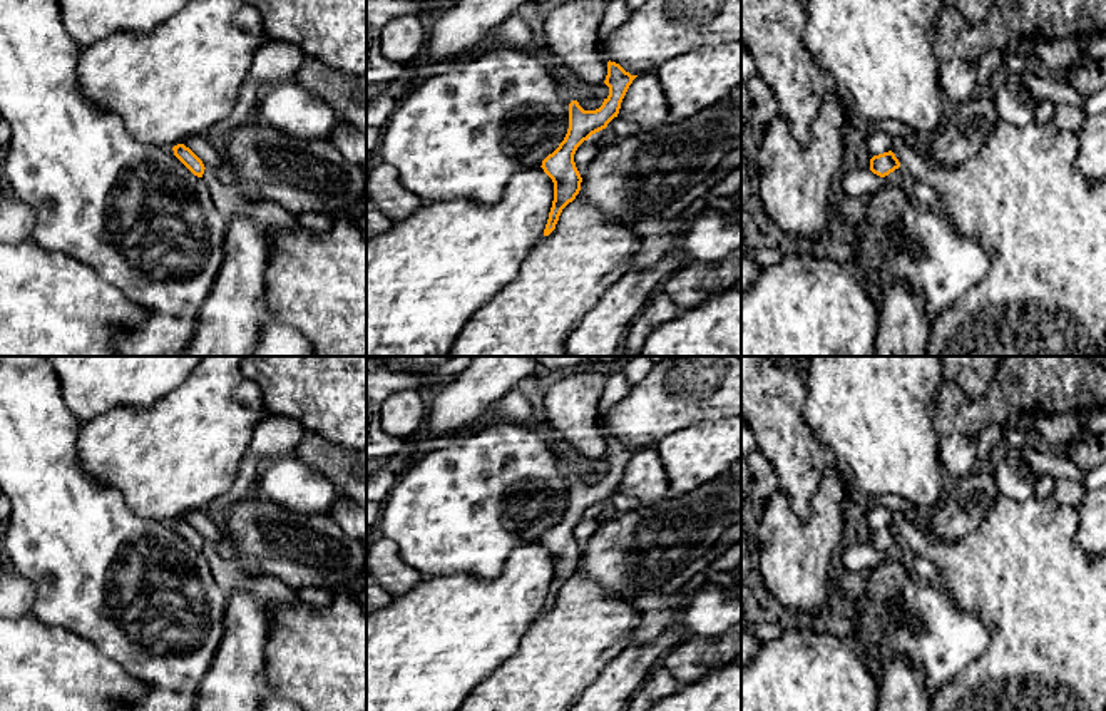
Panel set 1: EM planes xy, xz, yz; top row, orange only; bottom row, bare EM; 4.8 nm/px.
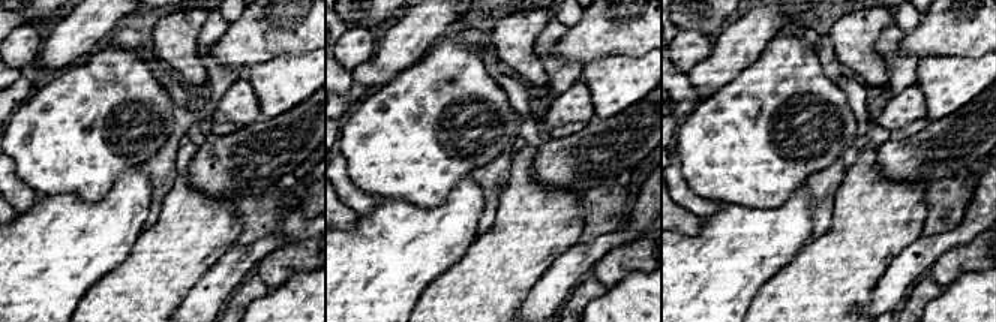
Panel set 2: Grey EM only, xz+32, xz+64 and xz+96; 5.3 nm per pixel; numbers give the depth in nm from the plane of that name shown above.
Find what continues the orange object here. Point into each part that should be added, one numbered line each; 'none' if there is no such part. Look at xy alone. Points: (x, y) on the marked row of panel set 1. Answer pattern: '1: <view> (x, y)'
none

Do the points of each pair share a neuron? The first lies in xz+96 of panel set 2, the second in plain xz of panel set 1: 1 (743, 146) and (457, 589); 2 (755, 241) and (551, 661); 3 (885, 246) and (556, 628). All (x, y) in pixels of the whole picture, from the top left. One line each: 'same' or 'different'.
1: different
2: different
3: same

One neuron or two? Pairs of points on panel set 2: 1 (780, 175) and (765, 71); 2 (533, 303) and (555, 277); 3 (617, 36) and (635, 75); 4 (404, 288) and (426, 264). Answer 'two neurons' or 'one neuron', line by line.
1: one neuron
2: one neuron
3: two neurons
4: one neuron

